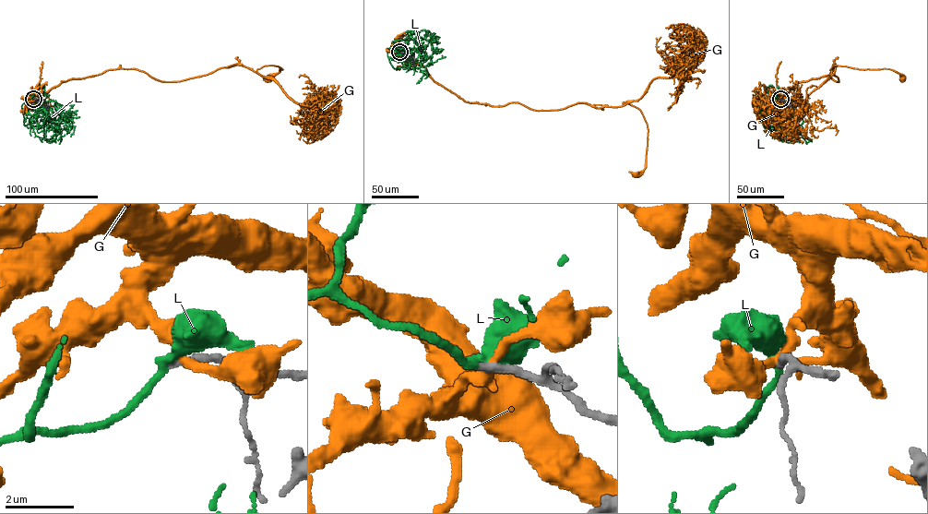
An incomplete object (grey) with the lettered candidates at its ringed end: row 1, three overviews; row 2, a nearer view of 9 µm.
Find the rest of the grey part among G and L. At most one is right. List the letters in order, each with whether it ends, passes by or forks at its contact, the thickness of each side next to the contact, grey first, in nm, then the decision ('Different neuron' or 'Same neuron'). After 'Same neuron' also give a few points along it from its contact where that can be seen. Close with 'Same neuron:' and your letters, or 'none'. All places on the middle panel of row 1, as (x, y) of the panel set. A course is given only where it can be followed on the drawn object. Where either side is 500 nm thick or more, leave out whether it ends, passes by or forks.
G: It passes by. Thickness 280 nm (grey) against 260 nm. Different neuron
L: It passes by. Thickness 260 nm (grey) against 400 nm. Same neuron. Its course: (399, 52), (387, 53), (394, 68), (429, 65), (433, 52), (432, 37), (427, 35), (420, 40)
Same neuron: L

